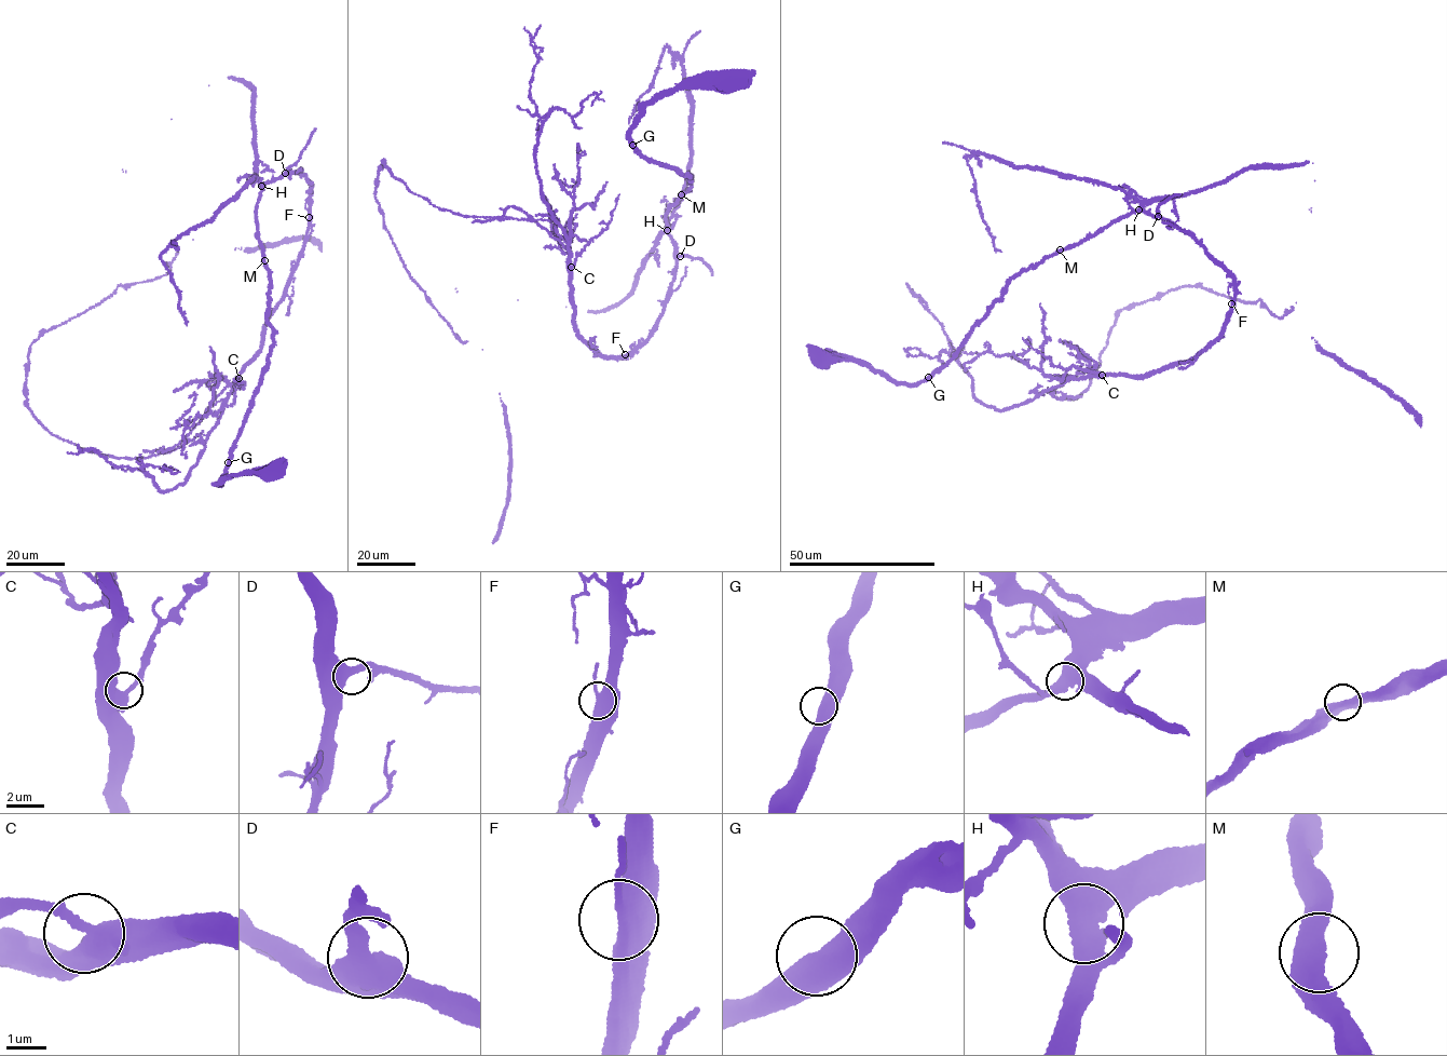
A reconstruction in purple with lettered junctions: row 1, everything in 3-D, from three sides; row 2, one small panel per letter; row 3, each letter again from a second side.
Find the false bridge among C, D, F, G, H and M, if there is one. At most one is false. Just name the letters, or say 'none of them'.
none of them

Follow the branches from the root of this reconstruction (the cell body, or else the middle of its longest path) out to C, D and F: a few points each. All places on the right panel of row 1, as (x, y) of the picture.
C: (821, 360), (850, 356), (918, 384), (1010, 280), (1142, 211), (1231, 274), (1232, 309), (1188, 360), (1102, 375)
D: (821, 360), (829, 354), (850, 356), (898, 382), (918, 384), (954, 357), (1010, 280), (1131, 214), (1158, 216)
F: (821, 360), (850, 356), (918, 384), (954, 357), (1007, 282), (1141, 211), (1192, 234), (1231, 274), (1231, 303)

